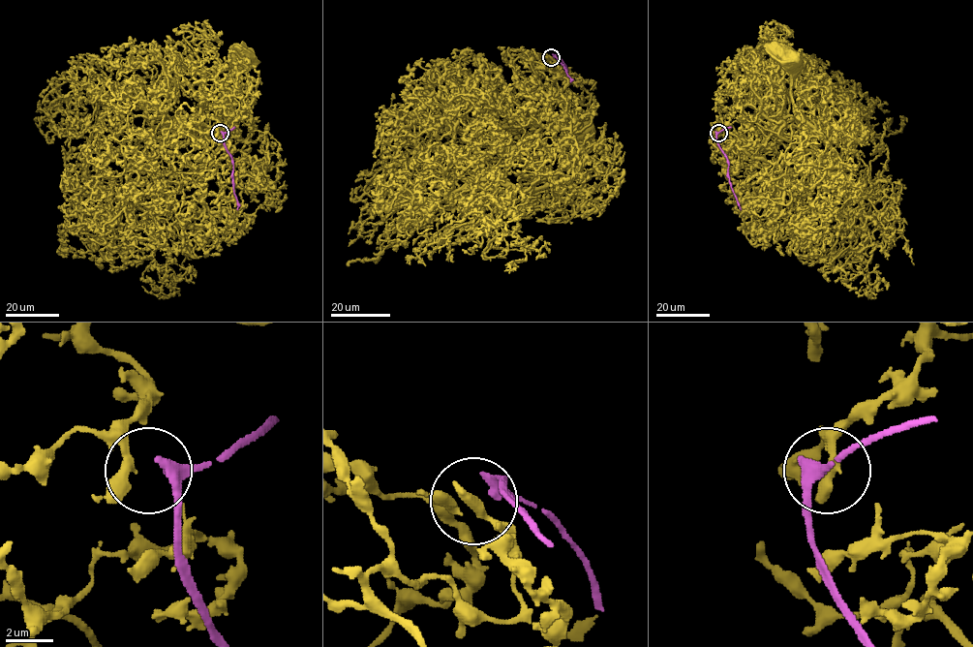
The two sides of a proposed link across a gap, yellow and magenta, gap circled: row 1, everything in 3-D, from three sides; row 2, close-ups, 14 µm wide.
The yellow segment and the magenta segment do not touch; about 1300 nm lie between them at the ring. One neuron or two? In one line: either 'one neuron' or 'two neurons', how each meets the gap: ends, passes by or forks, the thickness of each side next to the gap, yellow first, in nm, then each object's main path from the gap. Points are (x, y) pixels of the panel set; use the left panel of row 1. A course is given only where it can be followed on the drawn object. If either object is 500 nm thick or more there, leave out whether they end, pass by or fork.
two neurons; yellow passes by; magenta passes by; 380 nm thick on the yellow side, 460 nm on the other; yellow runs (219, 133), (209, 115), (222, 134), (188, 159), (204, 187), (201, 163), (229, 123), (224, 78), (243, 58); magenta runs (222, 133), (223, 144), (233, 164), (237, 209)

